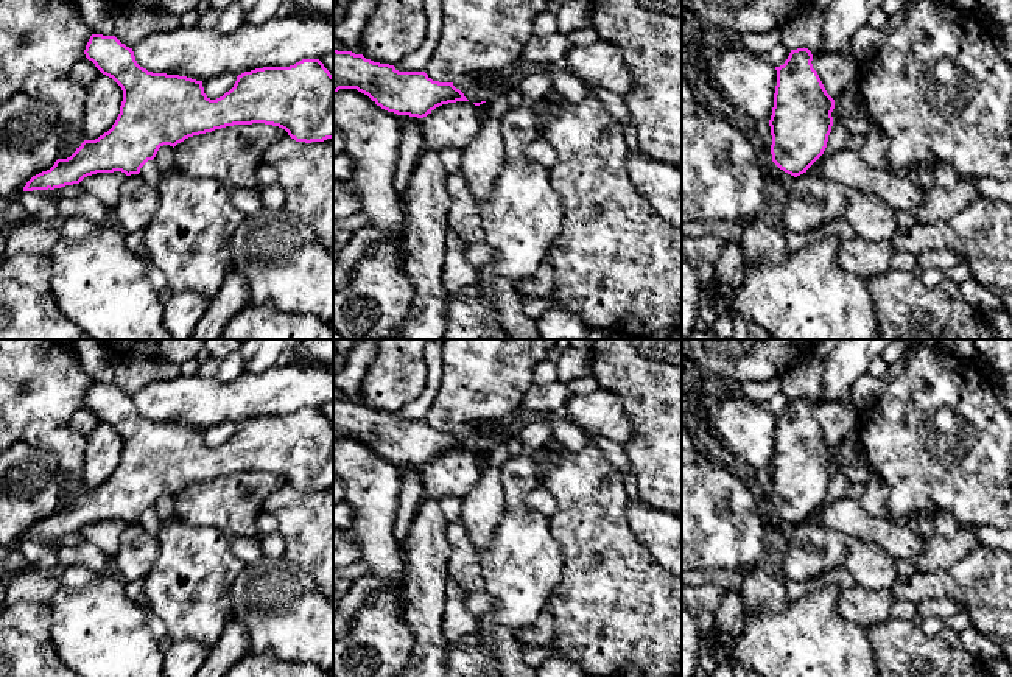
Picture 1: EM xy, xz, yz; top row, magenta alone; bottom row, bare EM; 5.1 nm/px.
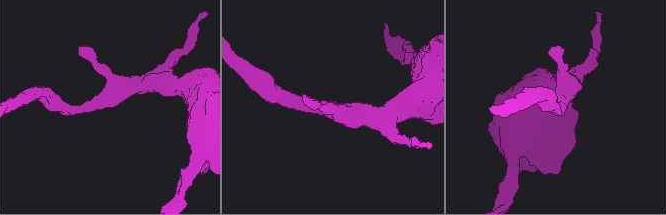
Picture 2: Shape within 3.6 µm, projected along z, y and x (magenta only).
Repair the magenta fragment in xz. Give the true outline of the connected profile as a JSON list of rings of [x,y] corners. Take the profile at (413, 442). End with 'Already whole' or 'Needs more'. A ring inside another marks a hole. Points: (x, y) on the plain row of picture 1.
[[[333,398],[333,442],[357,437],[397,464],[423,467],[436,456],[469,450],[453,431],[433,430],[425,420],[399,420],[363,403]]]. Already whole

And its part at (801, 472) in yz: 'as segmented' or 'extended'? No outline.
as segmented

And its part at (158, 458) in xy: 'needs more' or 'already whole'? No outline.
already whole

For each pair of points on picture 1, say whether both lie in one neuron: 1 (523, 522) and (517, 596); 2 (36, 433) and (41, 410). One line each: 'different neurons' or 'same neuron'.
1: same neuron
2: different neurons

